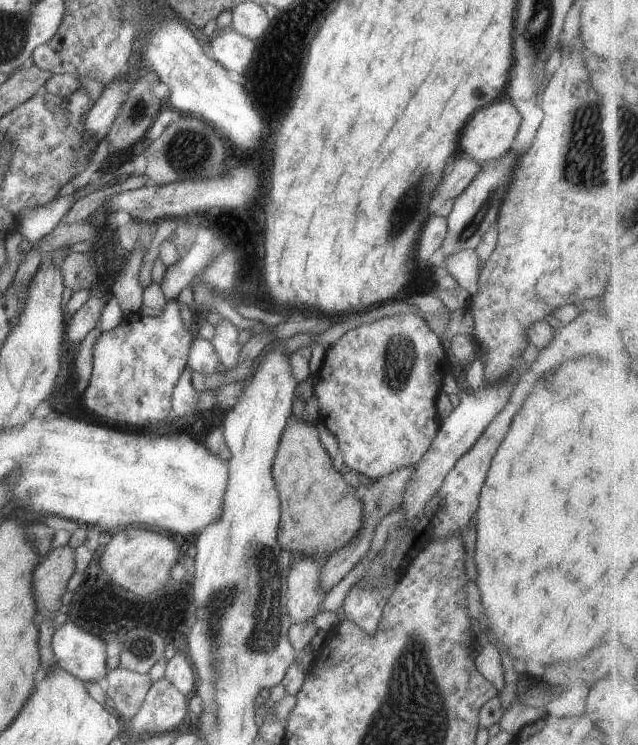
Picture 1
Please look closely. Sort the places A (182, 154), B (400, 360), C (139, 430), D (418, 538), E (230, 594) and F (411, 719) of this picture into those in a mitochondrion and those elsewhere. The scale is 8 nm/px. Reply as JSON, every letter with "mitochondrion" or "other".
{"A":"mitochondrion","B":"mitochondrion","C":"other","D":"other","E":"mitochondrion","F":"mitochondrion"}

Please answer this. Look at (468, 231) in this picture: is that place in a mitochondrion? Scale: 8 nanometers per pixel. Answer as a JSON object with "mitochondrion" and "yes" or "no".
{"mitochondrion":"yes"}

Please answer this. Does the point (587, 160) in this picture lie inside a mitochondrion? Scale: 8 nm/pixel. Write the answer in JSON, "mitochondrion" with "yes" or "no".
{"mitochondrion":"yes"}

